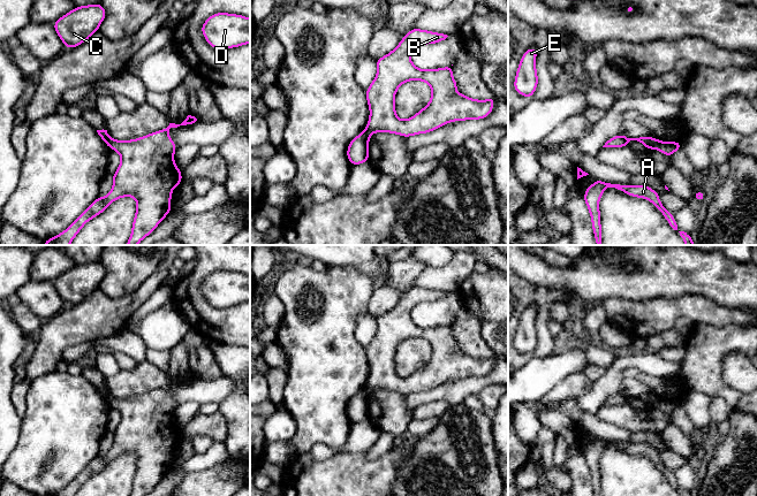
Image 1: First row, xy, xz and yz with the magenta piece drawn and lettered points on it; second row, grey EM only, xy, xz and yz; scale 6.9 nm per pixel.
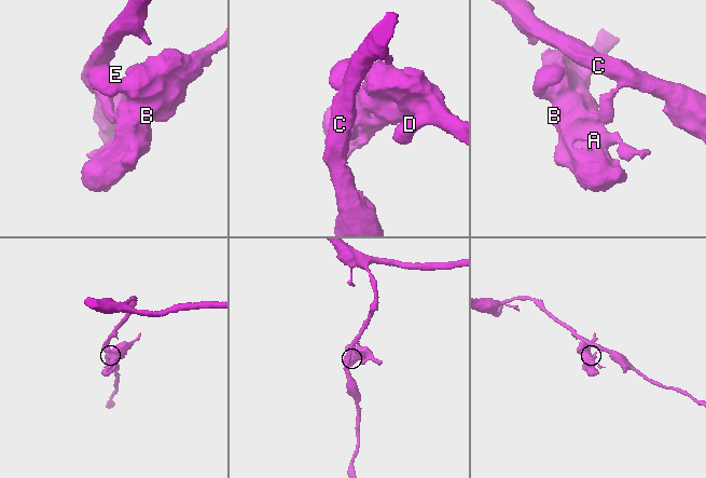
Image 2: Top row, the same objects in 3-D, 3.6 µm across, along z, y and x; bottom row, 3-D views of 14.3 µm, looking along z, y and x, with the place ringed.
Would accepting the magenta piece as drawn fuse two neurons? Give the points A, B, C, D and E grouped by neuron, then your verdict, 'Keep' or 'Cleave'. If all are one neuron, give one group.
Groups: A B D E / C. Cleave

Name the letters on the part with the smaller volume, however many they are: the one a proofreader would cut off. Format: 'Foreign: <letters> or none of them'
Foreign: A, B, D, E

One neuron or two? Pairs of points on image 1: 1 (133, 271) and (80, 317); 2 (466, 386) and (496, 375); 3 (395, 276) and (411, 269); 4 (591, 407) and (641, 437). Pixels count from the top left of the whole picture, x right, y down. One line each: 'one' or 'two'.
1: two
2: one
3: one
4: two

